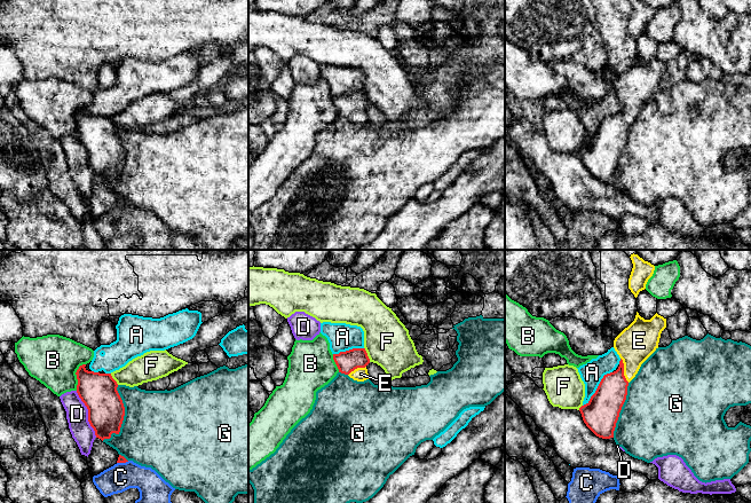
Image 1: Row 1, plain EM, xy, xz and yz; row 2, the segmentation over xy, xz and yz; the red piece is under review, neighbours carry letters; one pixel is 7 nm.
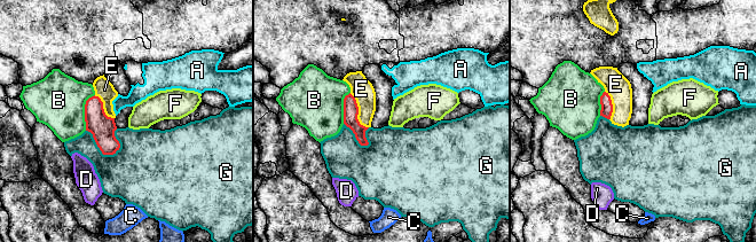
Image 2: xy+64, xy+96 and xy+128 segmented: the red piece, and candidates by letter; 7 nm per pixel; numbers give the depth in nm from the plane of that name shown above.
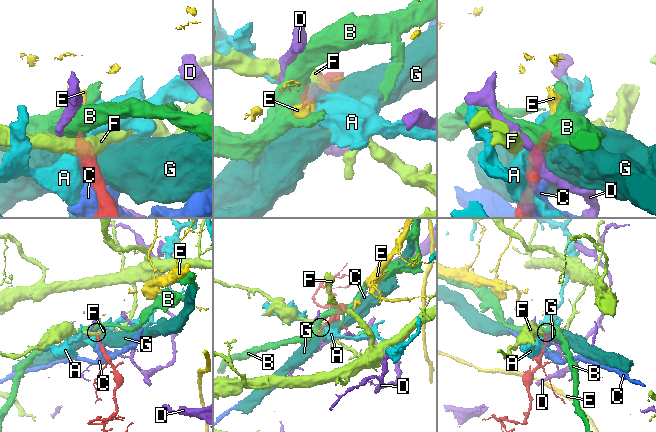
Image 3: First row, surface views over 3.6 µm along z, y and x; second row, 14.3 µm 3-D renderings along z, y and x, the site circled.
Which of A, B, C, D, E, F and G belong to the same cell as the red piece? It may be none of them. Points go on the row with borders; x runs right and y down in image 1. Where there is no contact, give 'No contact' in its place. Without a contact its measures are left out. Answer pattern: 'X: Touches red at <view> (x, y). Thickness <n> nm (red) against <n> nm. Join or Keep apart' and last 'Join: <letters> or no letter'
A: Touches red at yz (598, 387). Thickness 240 nm (red) against 160 nm. Keep apart
B: Touches red at xy (77, 376). Thickness 260 nm (red) against 360 nm. Keep apart
C: Touches red at xy (123, 462). Thickness 50 nm (red) against 200 nm. Keep apart
D: Touches red at xy (88, 414). Thickness 260 nm (red) against 160 nm. Keep apart
E: Touches red at yz (623, 370). Thickness 220 nm (red) against 260 nm. Join
F: Touches red at xz (366, 354). Thickness 150 nm (red) against 320 nm. Keep apart
G: Touches red at xy (123, 417). Thickness 260 nm (red) against 480 nm. Keep apart
Join: E

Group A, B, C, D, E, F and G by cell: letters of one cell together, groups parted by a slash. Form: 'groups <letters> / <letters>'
groups A / B / C / D / E / F / G

